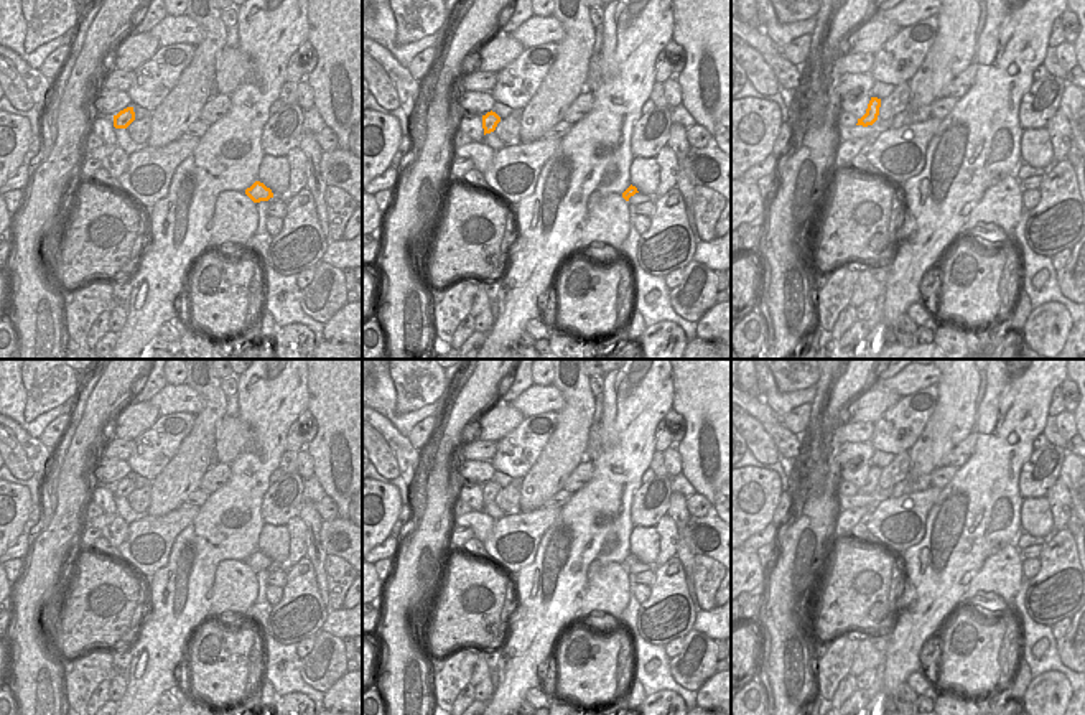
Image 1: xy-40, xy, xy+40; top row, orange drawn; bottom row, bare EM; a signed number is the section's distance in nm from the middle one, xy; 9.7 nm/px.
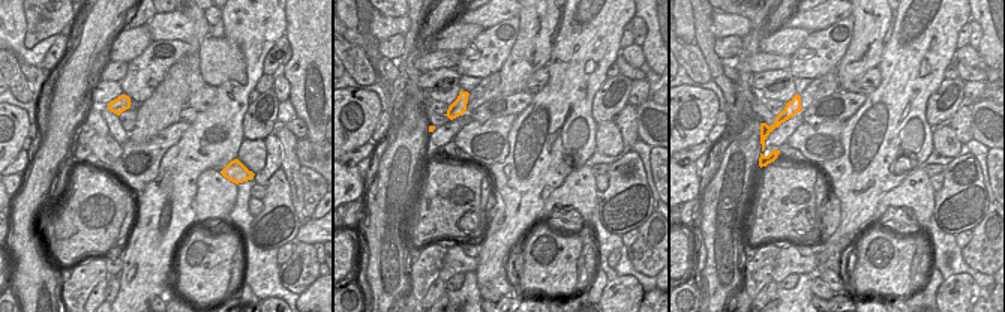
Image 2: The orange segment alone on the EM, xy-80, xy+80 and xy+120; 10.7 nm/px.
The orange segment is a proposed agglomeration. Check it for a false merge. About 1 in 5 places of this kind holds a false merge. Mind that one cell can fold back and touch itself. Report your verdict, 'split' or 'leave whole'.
leave whole

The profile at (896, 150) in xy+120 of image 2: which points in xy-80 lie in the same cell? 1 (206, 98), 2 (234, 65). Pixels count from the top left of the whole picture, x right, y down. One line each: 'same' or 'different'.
1: different
2: different

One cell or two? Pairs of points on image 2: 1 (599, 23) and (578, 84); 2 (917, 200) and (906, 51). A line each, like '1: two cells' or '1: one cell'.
1: one cell
2: two cells

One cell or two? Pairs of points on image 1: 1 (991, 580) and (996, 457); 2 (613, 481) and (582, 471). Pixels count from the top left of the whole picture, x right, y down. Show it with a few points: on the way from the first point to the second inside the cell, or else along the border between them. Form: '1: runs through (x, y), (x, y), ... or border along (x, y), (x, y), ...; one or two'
1: border along (998, 551), (985, 560), (968, 585); two
2: border along (593, 462), (593, 476), (573, 495); two

